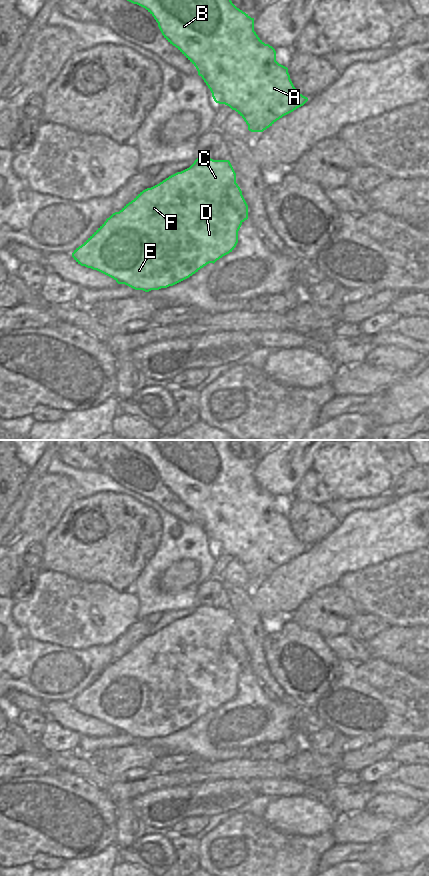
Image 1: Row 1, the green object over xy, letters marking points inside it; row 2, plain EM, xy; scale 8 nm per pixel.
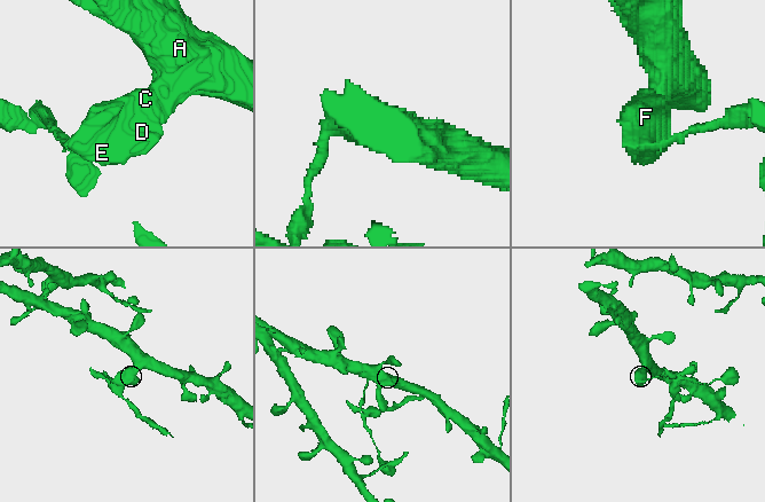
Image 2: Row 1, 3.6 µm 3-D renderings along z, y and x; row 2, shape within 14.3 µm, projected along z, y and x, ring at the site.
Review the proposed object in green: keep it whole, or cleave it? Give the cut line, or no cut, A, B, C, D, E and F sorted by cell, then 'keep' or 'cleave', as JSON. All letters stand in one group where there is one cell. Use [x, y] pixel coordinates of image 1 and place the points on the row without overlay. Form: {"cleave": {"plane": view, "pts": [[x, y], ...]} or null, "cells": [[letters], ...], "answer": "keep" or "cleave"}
{"cleave": {"plane": "xy", "pts": [[235, 629], [228, 637], [228, 649], [243, 669]]}, "cells": [["A", "B"], ["C", "D", "E", "F"]], "answer": "cleave"}

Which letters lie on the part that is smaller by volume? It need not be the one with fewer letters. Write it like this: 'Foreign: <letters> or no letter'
Foreign: C, D, E, F

